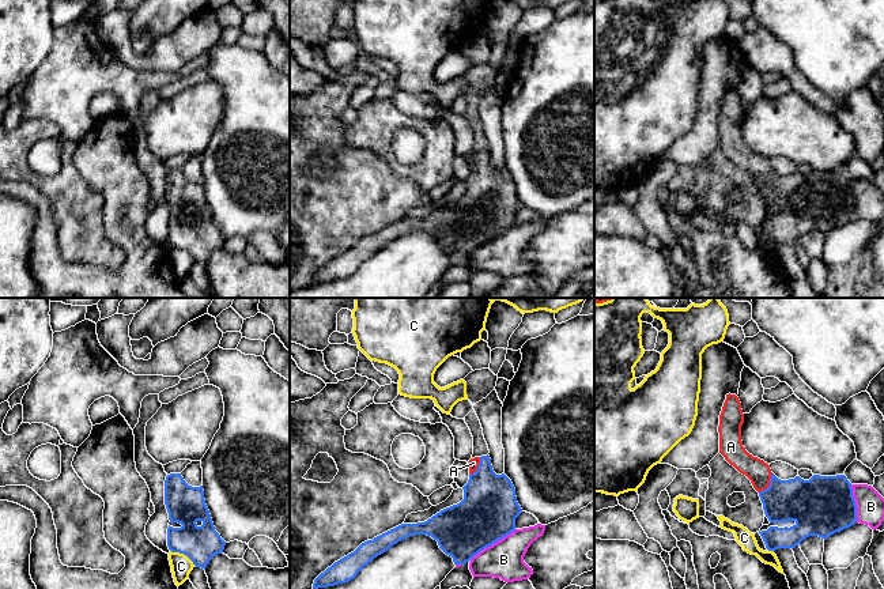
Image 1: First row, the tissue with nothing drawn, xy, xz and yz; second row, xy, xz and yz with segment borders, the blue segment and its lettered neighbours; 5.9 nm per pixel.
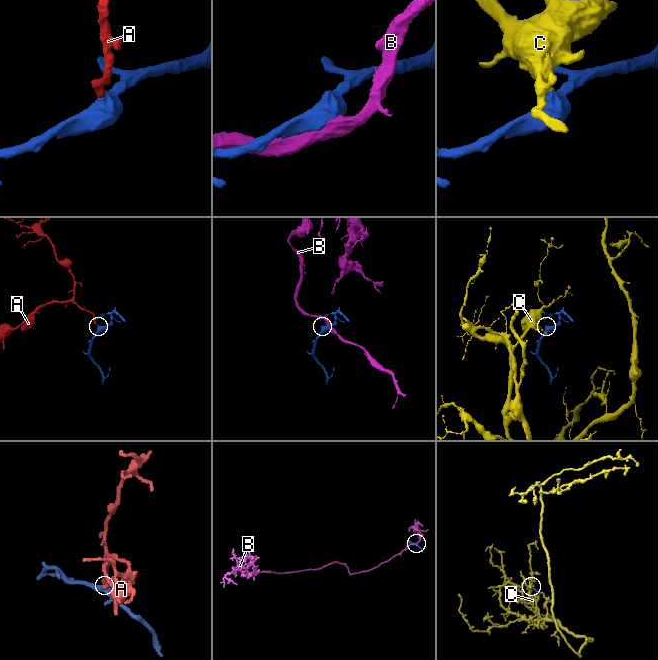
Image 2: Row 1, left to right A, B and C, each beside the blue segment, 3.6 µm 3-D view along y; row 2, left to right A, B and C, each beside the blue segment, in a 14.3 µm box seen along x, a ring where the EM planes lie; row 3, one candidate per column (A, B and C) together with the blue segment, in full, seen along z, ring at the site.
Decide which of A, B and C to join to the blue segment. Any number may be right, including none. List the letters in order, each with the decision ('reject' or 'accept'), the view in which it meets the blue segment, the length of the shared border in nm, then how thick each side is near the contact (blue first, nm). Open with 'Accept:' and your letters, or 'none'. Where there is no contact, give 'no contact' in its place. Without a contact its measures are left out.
Accept: A
A: accept; meets blue in yz; contact 150 nm long; 280 nm thick on the blue side, 140 nm on the other
B: reject; meets blue in xz; contact 340 nm long; 340 nm thick on the blue side, 220 nm on the other
C: reject; meets blue in xy; contact 180 nm long; 200 nm thick on the blue side, 130 nm on the other

